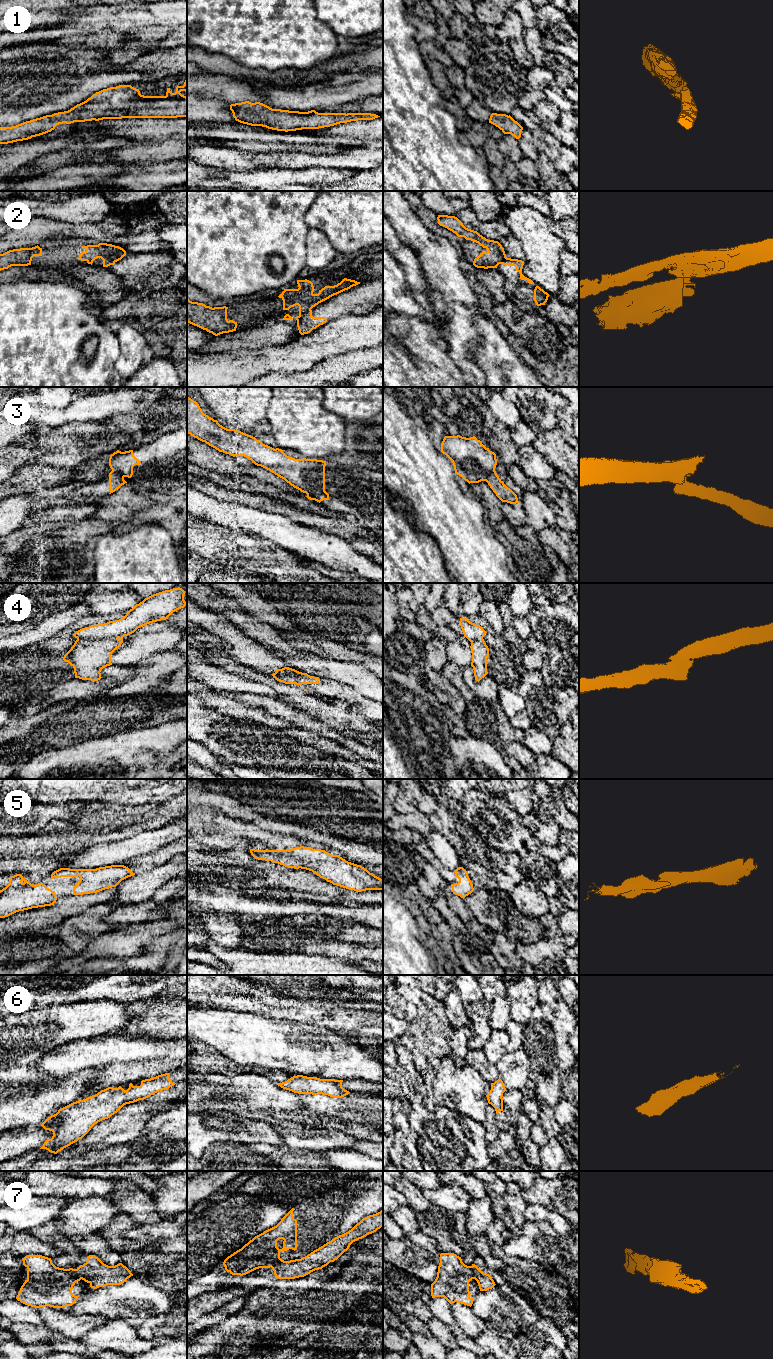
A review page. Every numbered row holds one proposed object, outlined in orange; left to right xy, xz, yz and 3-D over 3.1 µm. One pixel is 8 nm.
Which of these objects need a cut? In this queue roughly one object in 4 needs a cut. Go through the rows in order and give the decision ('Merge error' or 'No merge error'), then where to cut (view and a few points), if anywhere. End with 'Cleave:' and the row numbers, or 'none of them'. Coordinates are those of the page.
1: No merge error. No split
2: Merge error. Split along xz (310, 308), (299, 315)
3: Merge error. Split along yz (494, 469), (485, 480)
4: Merge error. Split along xy (117, 637), (77, 639)
5: No merge error. No split
6: No merge error. No split
7: Merge error. Split along yz (470, 1266), (476, 1279)
Cleave: 2, 3, 4, 7

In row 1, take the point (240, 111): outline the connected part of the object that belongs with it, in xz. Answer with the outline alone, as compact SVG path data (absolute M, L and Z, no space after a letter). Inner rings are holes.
M249 101L230 105L236 121L262 126L277 131L296 131L302 129L319 129L358 120L373 120L380 116L371 113L318 113L272 109L269 106Z

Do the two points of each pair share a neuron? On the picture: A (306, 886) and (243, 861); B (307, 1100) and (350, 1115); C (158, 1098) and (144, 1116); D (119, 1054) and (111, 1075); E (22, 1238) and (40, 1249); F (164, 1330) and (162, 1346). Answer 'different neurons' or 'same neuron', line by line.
A: same neuron
B: same neuron
C: same neuron
D: different neurons
E: same neuron
F: different neurons

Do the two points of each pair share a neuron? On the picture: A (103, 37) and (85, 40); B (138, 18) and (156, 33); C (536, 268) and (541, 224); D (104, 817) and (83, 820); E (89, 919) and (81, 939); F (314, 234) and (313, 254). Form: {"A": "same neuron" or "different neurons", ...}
{"A": "same neuron", "B": "different neurons", "C": "same neuron", "D": "same neuron", "E": "same neuron", "F": "same neuron"}

